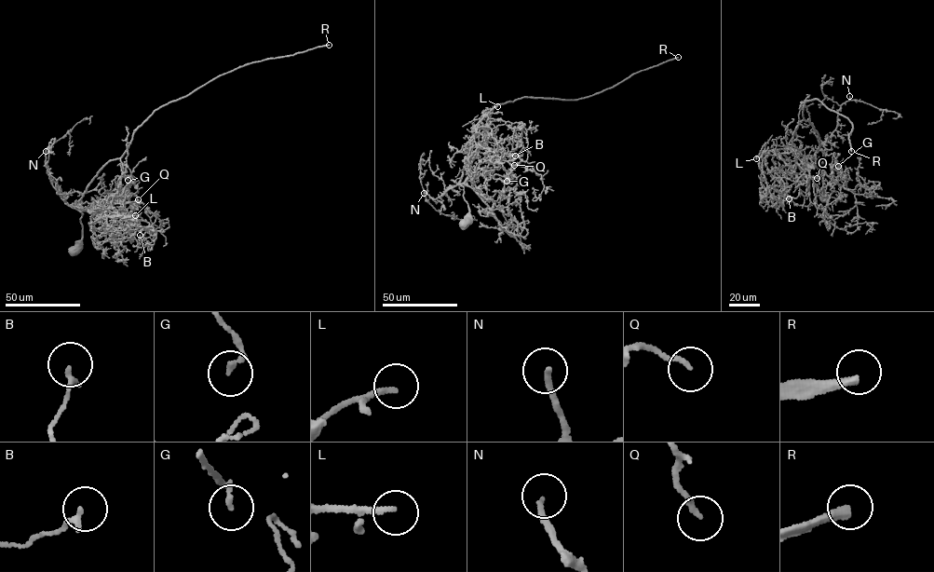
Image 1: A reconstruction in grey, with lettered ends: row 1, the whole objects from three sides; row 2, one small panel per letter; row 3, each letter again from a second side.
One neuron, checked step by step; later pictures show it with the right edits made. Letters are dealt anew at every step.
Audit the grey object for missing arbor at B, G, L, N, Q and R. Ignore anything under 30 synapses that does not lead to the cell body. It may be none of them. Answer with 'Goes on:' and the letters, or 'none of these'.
Goes on: L, N, R

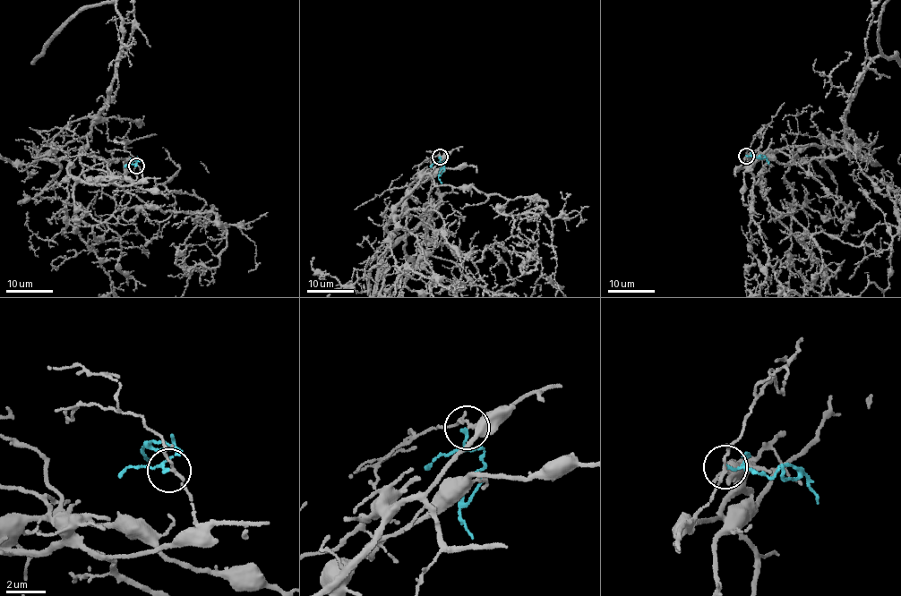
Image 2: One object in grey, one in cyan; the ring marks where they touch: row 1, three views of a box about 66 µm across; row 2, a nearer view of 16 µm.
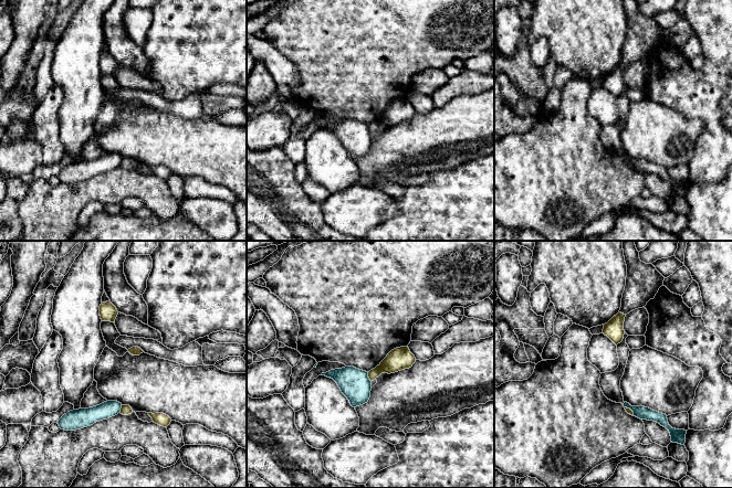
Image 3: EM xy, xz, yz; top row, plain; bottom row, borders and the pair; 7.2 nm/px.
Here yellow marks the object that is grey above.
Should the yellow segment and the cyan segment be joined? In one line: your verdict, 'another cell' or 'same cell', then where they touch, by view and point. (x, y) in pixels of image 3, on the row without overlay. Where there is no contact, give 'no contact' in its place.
another cell | xz (368, 129)

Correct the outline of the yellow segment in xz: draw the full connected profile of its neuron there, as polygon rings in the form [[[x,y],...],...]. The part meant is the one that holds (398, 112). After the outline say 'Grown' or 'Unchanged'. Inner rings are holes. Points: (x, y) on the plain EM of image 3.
[[[408,98],[391,103],[387,109],[375,121],[368,125],[368,130],[374,134],[381,126],[395,126],[409,121],[416,115],[415,108],[410,105]]]. Unchanged

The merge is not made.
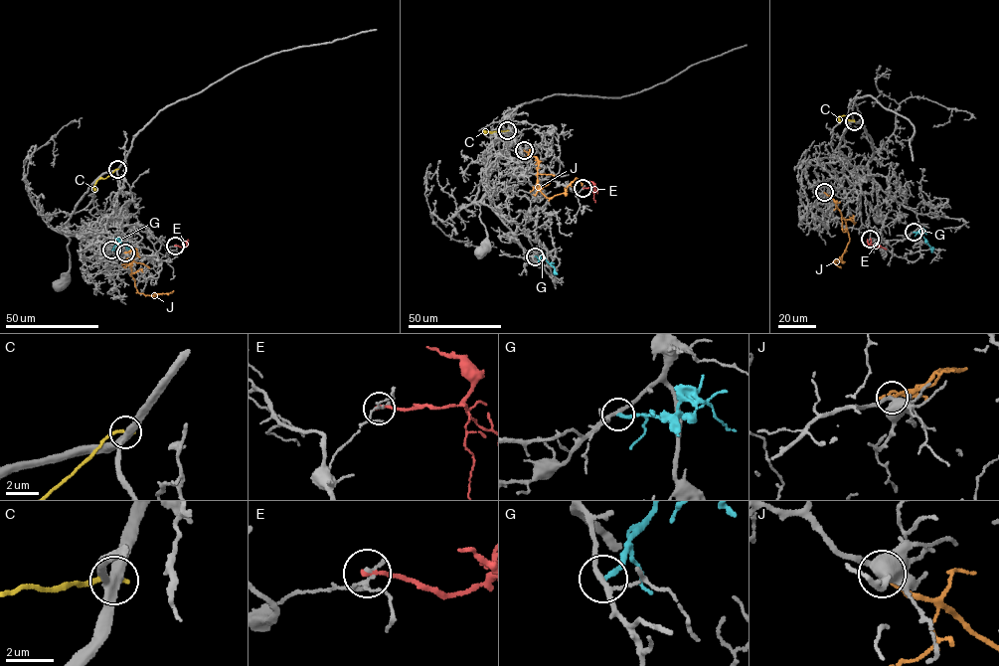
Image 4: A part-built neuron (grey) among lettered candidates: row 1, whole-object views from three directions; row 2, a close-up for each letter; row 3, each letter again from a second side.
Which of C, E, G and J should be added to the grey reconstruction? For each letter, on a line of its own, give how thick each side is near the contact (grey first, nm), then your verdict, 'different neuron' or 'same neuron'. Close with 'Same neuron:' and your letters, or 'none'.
C: 360 nm thick on the grey side, 220 nm on the other; different neuron
E: 150 nm thick on the grey side, 200 nm on the other; different neuron
G: 180 nm thick on the grey side, 190 nm on the other; different neuron
J: 480 nm thick on the grey side, 200 nm on the other; same neuron
Same neuron: J

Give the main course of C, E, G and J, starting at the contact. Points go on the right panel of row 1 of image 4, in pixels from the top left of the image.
C: (854, 121), (844, 115), (838, 116), (840, 121)
E: (871, 239), (871, 246), (886, 249)
G: (913, 232), (920, 233), (932, 252)
J: (824, 192), (834, 201), (848, 234), (849, 242), (841, 260), (833, 262), (840, 266)

